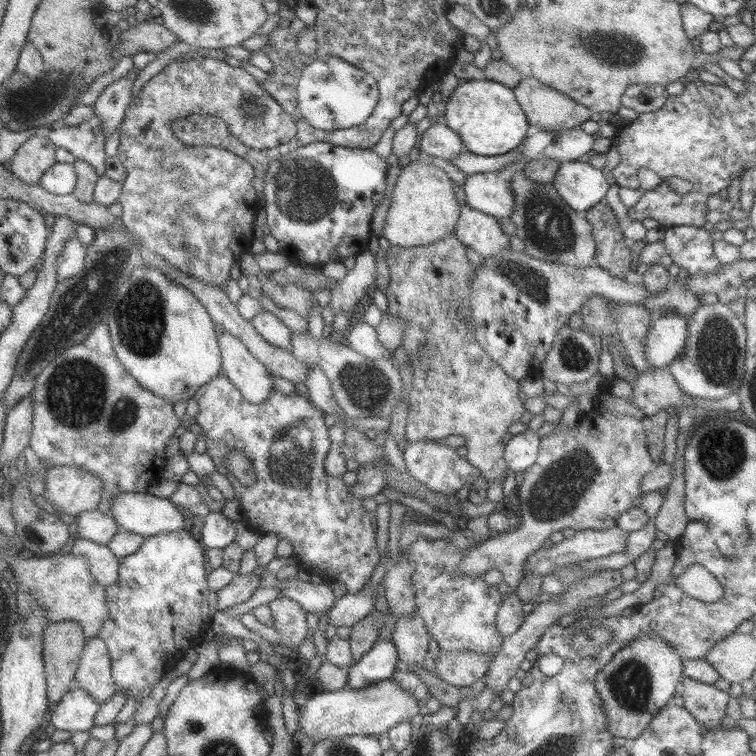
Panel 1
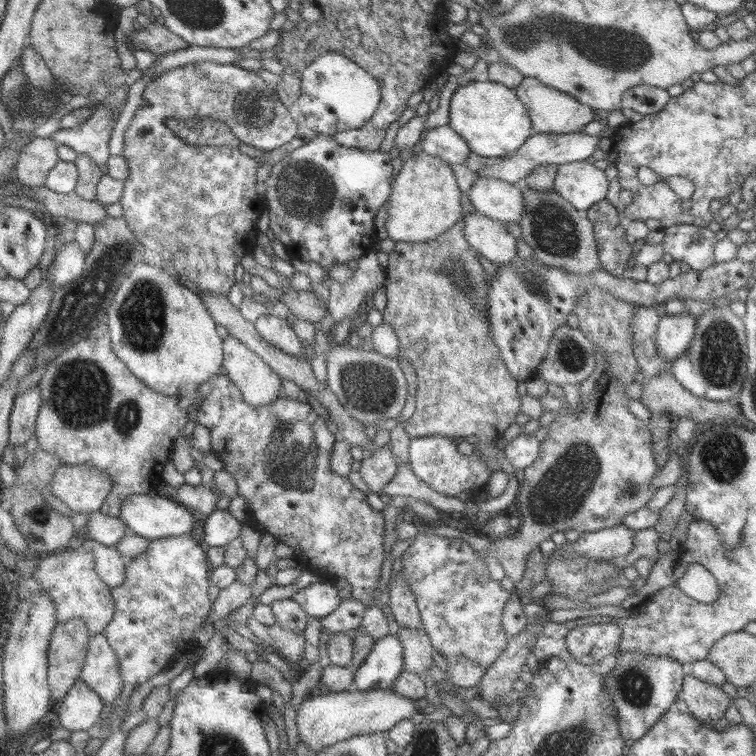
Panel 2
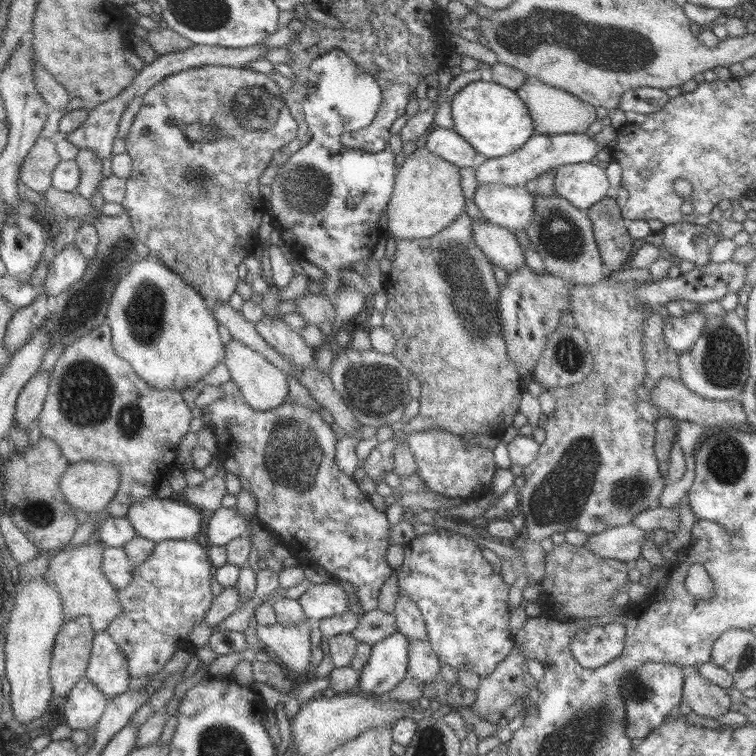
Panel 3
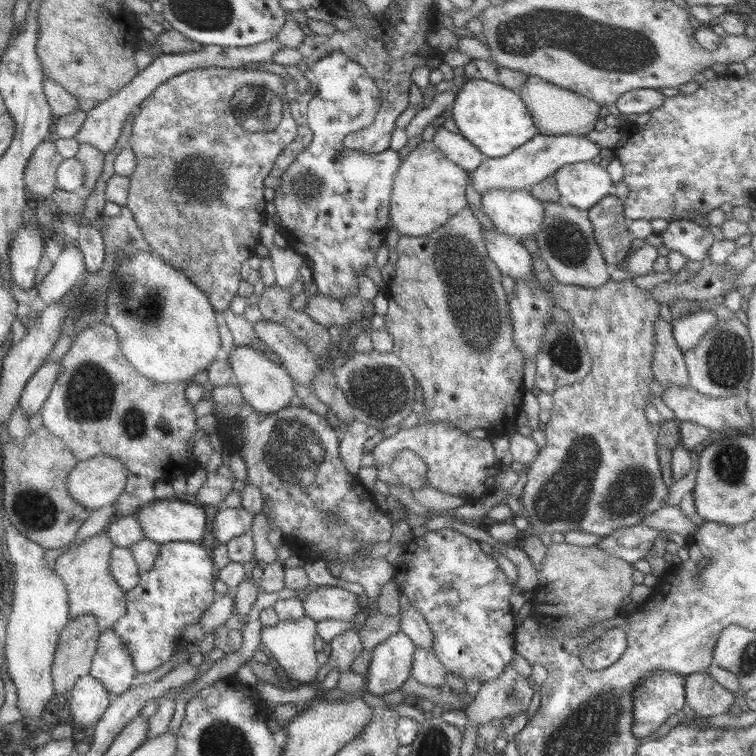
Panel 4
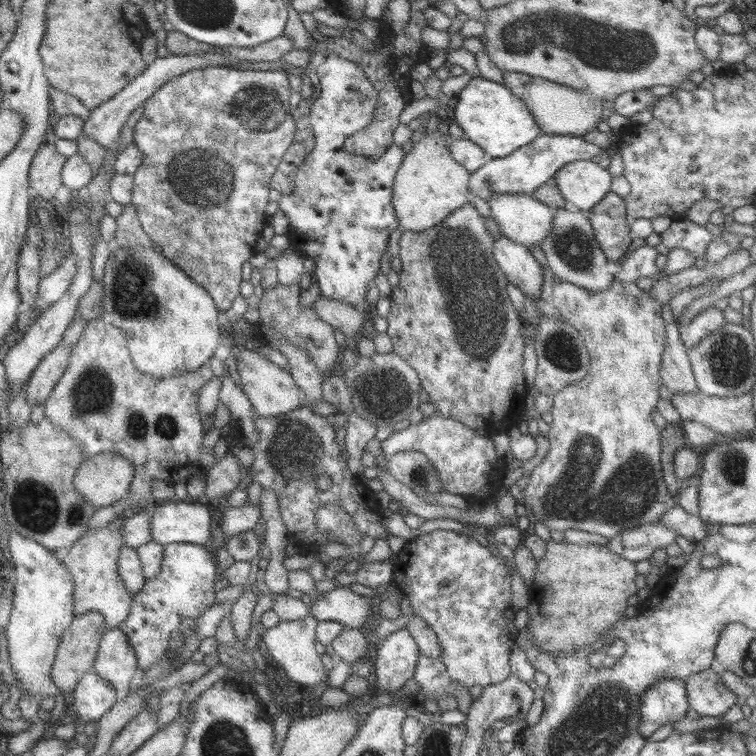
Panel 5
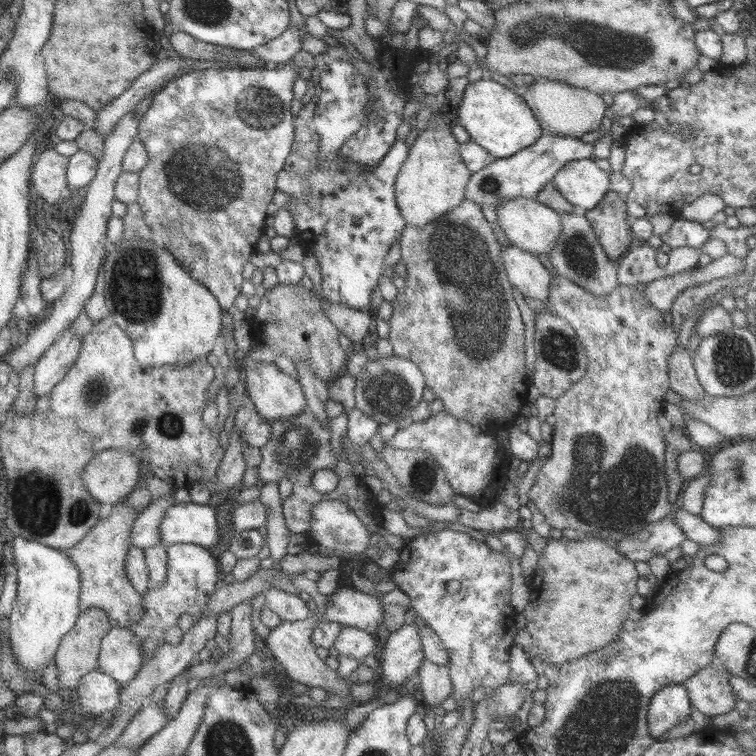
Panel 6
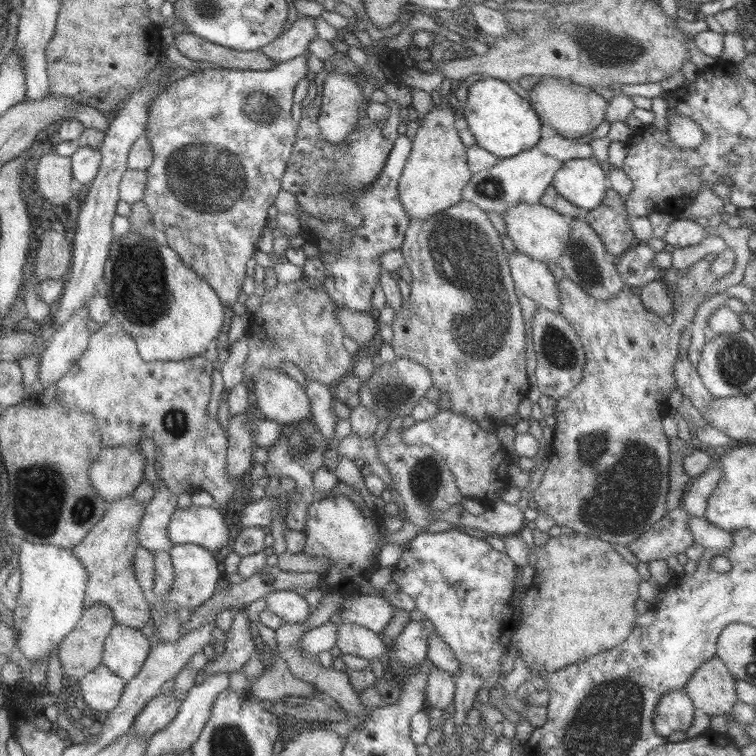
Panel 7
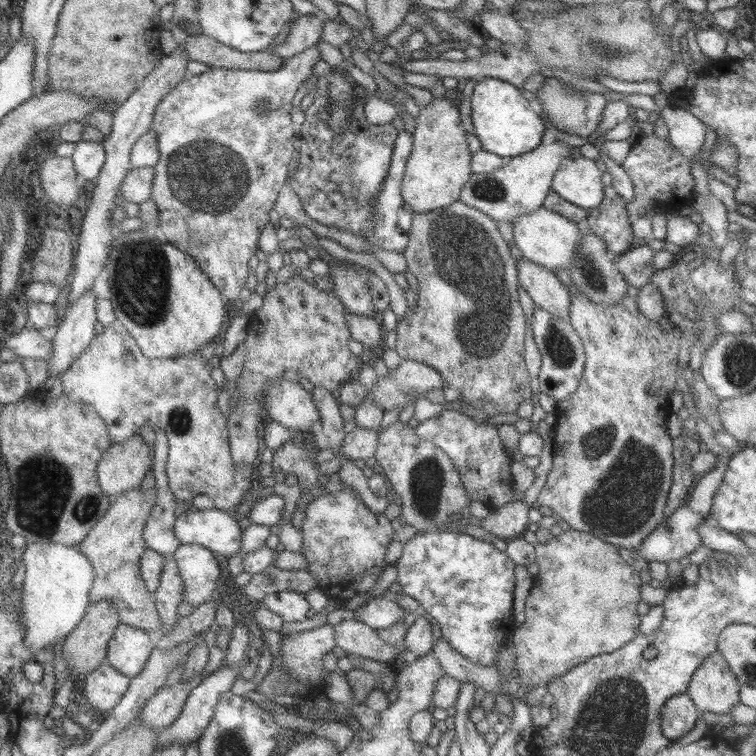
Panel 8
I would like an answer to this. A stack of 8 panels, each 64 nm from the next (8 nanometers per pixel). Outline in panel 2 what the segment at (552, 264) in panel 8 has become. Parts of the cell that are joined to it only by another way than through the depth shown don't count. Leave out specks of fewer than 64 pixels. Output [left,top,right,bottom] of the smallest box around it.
[468,176,523,227]

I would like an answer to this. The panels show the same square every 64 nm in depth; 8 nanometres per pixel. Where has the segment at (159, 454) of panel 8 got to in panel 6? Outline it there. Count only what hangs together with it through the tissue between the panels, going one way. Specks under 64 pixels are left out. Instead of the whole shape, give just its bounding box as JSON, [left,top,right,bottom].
[129,493,175,550]

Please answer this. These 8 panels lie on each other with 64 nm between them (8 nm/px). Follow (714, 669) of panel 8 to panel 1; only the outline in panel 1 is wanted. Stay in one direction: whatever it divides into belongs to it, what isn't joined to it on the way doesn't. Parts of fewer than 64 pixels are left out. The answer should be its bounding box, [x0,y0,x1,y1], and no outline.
[681,677,730,730]

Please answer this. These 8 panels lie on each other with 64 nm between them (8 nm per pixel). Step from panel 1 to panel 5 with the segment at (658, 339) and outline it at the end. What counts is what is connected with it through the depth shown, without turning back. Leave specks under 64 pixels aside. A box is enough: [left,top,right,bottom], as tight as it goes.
[677,306,725,348]

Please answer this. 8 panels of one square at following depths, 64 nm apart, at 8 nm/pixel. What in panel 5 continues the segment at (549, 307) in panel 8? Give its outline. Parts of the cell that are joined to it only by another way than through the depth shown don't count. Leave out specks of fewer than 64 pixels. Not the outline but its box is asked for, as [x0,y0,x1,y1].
[491,236,543,298]

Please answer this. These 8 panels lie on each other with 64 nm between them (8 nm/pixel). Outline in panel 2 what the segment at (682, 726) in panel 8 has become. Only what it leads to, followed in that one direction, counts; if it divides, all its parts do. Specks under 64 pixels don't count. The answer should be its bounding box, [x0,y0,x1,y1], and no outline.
[603,651,682,740]

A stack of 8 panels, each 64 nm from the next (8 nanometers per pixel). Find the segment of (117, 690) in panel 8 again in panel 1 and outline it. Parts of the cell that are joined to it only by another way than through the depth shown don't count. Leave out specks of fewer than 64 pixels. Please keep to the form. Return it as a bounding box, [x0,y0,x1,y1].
[46,686,97,734]

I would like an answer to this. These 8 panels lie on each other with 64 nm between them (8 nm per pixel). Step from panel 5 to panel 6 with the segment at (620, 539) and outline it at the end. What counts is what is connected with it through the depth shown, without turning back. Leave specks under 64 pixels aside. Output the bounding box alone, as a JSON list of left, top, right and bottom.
[615,507,685,562]

